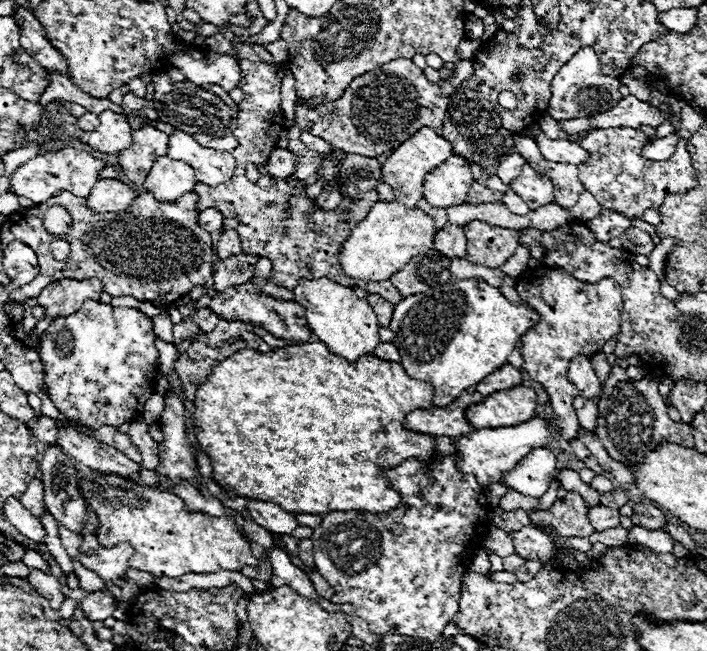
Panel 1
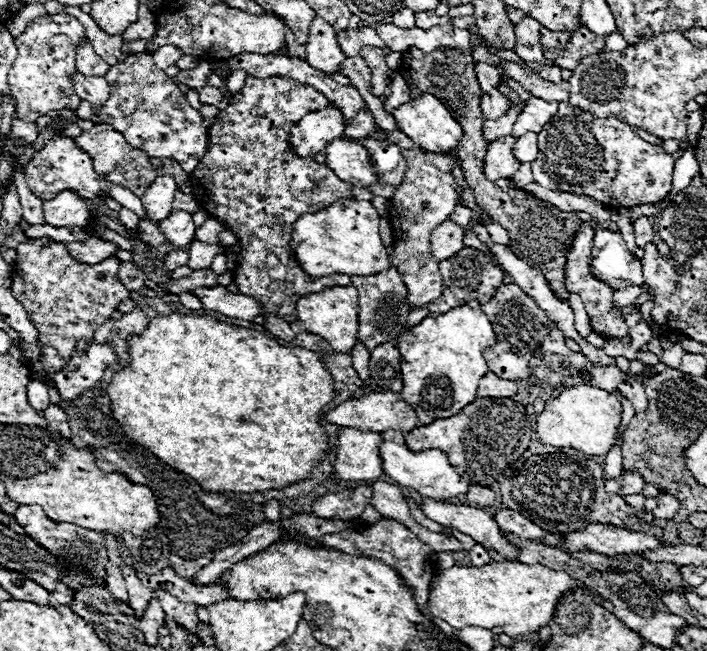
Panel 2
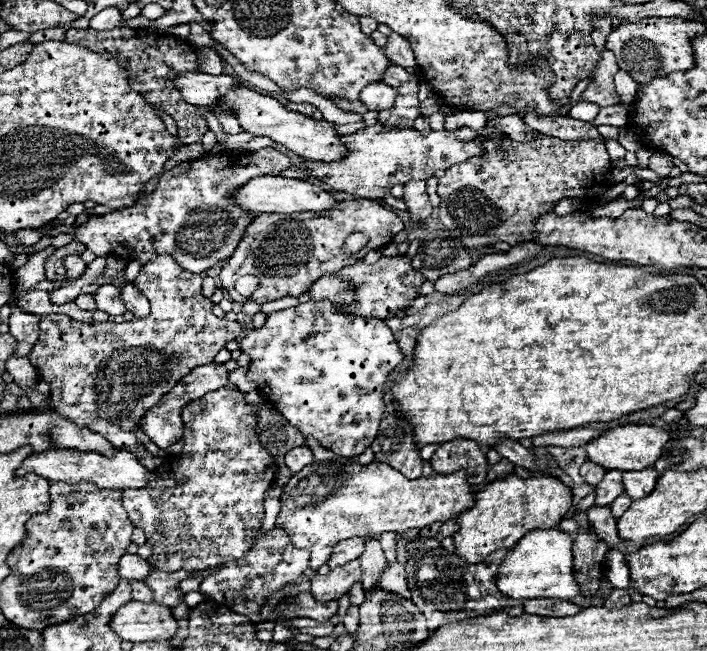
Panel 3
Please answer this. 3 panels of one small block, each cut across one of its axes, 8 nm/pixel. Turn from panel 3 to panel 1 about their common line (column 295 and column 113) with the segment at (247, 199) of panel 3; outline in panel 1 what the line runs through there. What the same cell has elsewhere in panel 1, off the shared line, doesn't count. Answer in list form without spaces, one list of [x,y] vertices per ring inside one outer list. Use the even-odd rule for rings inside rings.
[[[102,178],[96,182],[86,202],[94,212],[122,212],[136,198],[138,198],[138,192],[128,184],[116,178]]]

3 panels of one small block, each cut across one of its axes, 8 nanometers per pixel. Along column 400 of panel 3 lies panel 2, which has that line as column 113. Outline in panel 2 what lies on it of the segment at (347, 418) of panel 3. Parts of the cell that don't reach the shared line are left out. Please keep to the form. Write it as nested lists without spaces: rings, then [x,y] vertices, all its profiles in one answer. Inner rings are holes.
[[[76,342],[76,354],[62,372],[52,372],[52,380],[62,398],[76,398],[80,392],[98,392],[102,372],[116,362],[116,354],[106,344]]]

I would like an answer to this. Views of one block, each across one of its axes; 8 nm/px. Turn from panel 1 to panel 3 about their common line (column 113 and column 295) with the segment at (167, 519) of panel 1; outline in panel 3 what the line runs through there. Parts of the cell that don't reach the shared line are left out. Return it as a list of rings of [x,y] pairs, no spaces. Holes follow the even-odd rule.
[[[348,458],[338,460],[314,460],[310,466],[300,470],[290,478],[286,488],[280,496],[280,514],[276,520],[276,526],[282,526],[288,530],[292,542],[296,548],[310,550],[310,568],[320,568],[328,562],[332,548],[336,542],[348,540],[352,536],[380,536],[384,532],[398,532],[404,534],[412,528],[424,528],[434,522],[446,522],[460,512],[474,506],[474,486],[468,484],[468,476],[464,470],[458,470],[454,474],[432,474],[432,476],[420,476],[416,480],[408,480],[398,470],[390,468],[382,462],[370,462],[370,464],[356,464]]]

